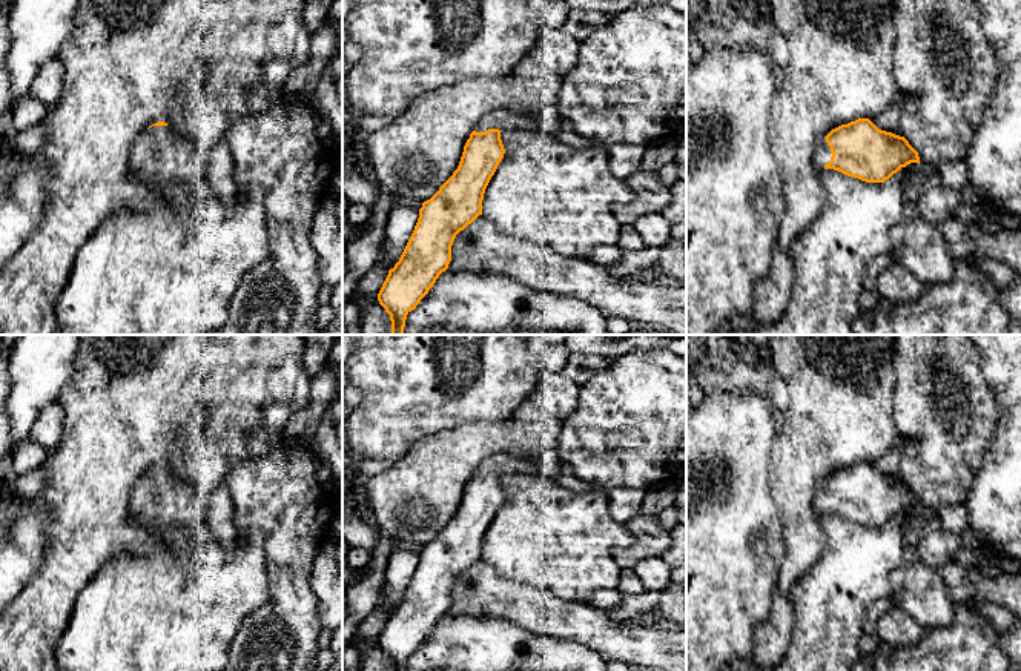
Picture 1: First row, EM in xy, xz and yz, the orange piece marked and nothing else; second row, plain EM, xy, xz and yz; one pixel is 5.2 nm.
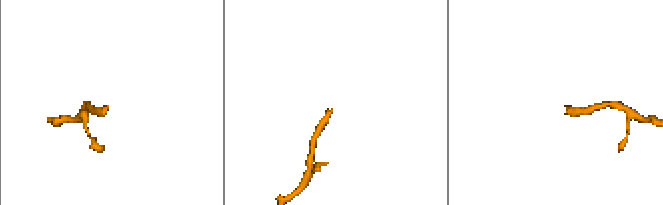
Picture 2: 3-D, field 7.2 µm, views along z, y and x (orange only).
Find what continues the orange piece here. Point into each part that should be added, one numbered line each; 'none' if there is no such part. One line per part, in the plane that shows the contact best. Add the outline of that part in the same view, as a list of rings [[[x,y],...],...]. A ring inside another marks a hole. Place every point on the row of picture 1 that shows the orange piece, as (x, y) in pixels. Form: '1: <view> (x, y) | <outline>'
1: yz (822, 155) | [[[820,138],[814,152],[814,167],[821,172],[824,166],[831,161],[832,152],[826,143],[826,138]]]

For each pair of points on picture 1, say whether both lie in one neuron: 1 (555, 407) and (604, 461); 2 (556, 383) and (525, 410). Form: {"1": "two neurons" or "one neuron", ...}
{"1": "two neurons", "2": "one neuron"}

